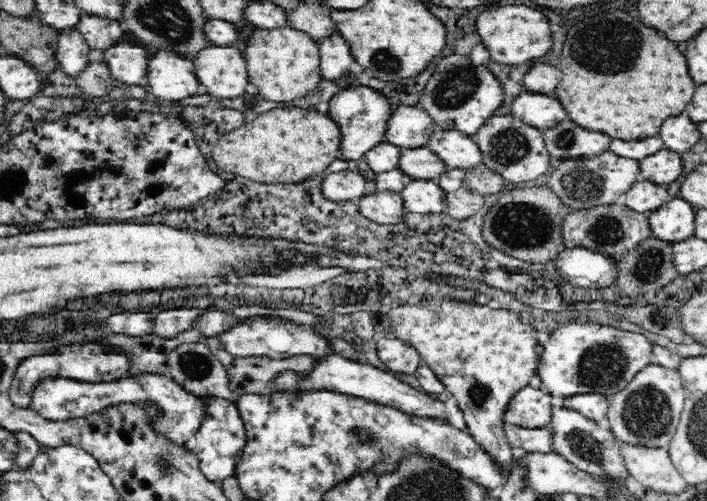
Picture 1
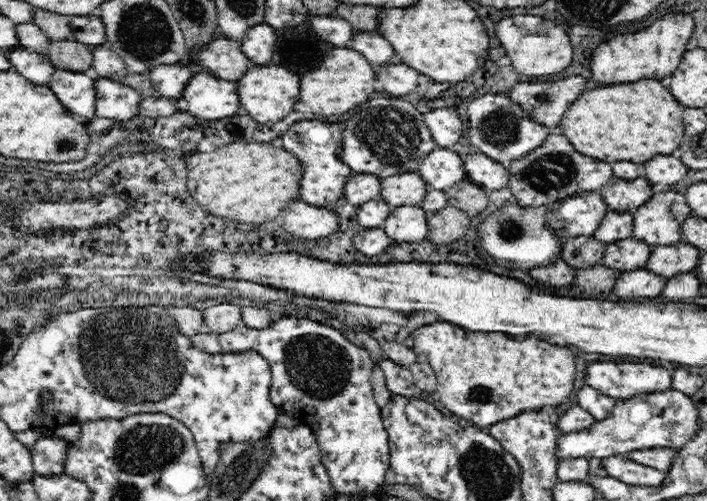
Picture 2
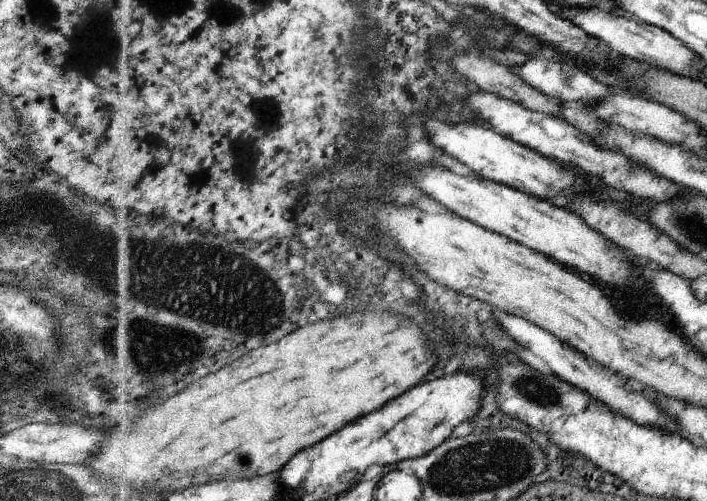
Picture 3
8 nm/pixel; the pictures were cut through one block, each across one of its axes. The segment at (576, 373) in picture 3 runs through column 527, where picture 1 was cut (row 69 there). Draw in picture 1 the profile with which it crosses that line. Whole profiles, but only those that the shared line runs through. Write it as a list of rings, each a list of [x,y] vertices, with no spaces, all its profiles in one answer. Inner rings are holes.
[[[330,36],[320,42],[322,78],[338,80],[347,76],[354,61],[354,56],[350,56],[350,46],[342,36]]]

